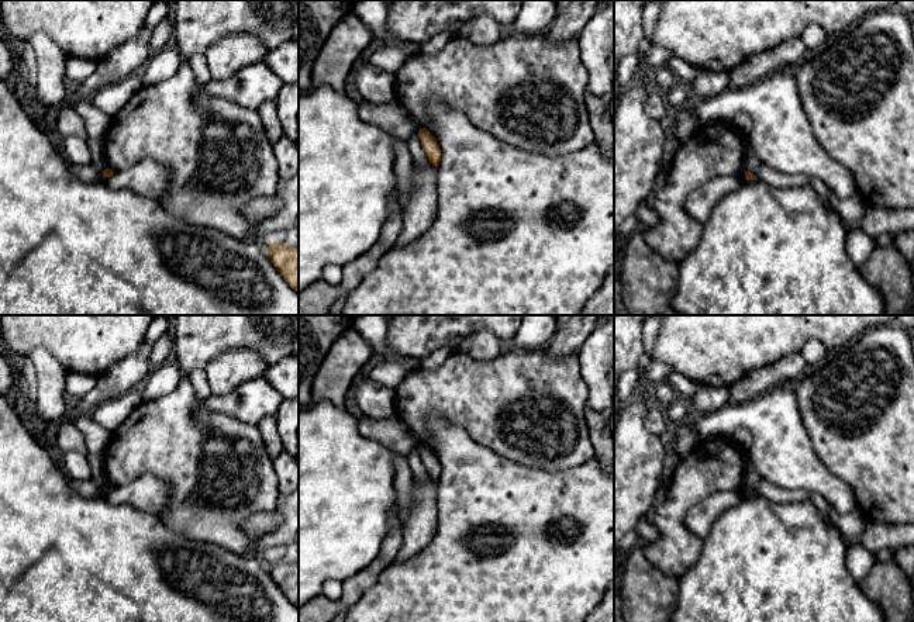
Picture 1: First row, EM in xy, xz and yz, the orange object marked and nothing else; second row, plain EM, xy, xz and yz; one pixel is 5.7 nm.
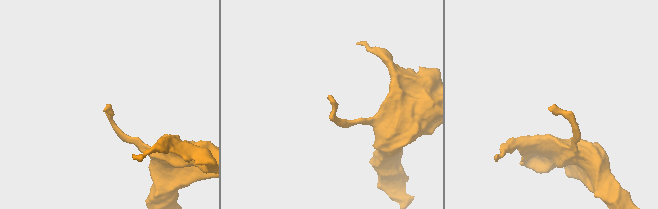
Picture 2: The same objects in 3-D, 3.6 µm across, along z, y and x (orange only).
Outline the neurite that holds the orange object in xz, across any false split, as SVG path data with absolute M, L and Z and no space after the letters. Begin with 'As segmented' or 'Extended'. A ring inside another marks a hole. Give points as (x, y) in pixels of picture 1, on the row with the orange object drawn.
As segmented. M420 128L418 137L420 137L420 141L421 141L421 146L428 156L428 160L434 166L438 167L442 153L441 153L439 145L437 144L435 138L425 128Z

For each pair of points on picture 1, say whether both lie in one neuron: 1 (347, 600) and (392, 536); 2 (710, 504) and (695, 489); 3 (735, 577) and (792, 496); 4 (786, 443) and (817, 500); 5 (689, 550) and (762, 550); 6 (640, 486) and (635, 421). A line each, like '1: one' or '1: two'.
1: one
2: two
3: two
4: two
5: two
6: one

